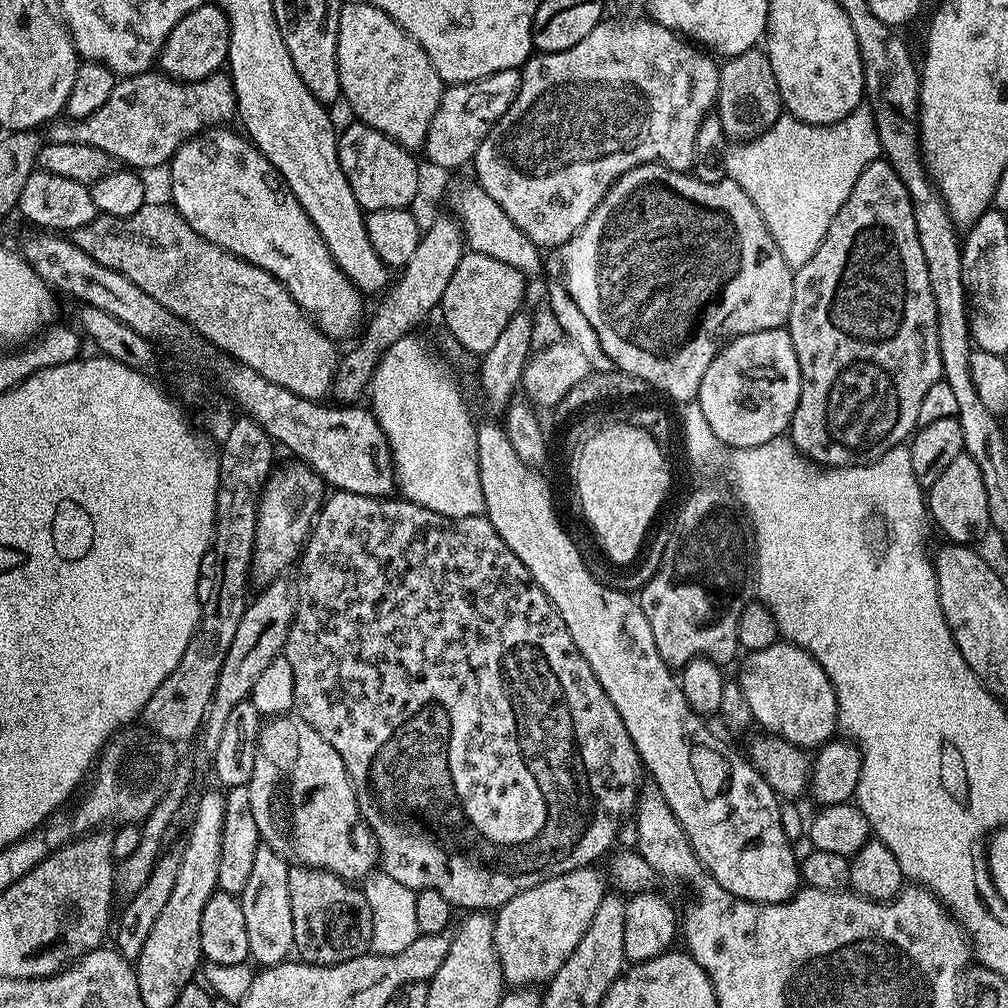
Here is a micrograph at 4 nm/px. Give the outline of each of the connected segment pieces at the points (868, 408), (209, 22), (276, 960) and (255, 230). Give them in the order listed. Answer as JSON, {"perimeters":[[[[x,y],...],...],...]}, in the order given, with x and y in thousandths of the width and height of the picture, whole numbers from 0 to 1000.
{"perimeters":[[[[868,159],[859,165],[859,169],[855,169],[851,181],[847,181],[847,188],[843,188],[843,196],[839,196],[839,200],[835,200],[835,208],[827,212],[827,220],[823,220],[823,228],[819,228],[815,244],[808,248],[808,256],[804,256],[800,264],[789,267],[786,279],[788,300],[784,304],[780,324],[788,339],[788,351],[792,351],[794,364],[794,394],[784,422],[786,440],[807,460],[819,464],[865,460],[884,444],[894,443],[910,428],[911,402],[919,392],[919,387],[923,387],[923,383],[927,383],[927,379],[934,377],[937,371],[935,347],[931,343],[931,312],[927,292],[923,288],[919,256],[915,256],[915,244],[911,240],[911,224],[907,224],[907,204],[903,200],[903,192],[899,192],[899,185],[895,185],[895,177],[887,173],[880,159]]],[[[203,2],[188,10],[188,14],[169,30],[157,57],[157,67],[173,79],[202,79],[205,75],[215,74],[223,66],[225,59],[226,19],[213,2]]],[[[259,839],[256,847],[252,847],[248,872],[238,884],[236,892],[240,908],[244,911],[246,946],[251,957],[271,960],[273,956],[283,955],[291,947],[292,915],[288,911],[287,860],[286,854],[281,853],[272,843]]],[[[206,127],[184,139],[171,154],[171,205],[200,236],[272,272],[288,288],[292,300],[328,337],[337,339],[340,333],[352,334],[362,316],[362,295],[339,272],[319,232],[315,232],[274,166],[245,134],[228,128]]]]}

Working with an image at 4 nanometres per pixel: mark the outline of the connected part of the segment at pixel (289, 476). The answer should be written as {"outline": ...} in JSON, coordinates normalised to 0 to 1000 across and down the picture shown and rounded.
{"outline":[[[301,458],[290,459],[294,460],[282,460],[279,464],[277,461],[268,469],[256,498],[248,575],[258,585],[279,574],[282,566],[297,557],[306,539],[306,529],[323,495],[323,481],[317,471]]]}

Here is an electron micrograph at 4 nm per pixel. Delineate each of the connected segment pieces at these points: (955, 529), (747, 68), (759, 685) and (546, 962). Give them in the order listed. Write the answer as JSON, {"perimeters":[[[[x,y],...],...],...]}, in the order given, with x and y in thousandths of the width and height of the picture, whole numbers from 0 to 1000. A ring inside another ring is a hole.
{"perimeters":[[[[953,450],[931,470],[931,478],[927,478],[919,492],[922,511],[926,519],[931,520],[939,537],[947,540],[968,540],[982,526],[981,492],[978,478],[974,478],[974,466],[970,466],[970,458],[958,450]]],[[[751,46],[731,56],[723,56],[714,63],[714,84],[708,114],[716,117],[716,129],[726,141],[746,139],[756,134],[776,114],[776,100],[772,81],[768,77],[768,65],[764,65],[764,58],[757,47]]],[[[771,637],[760,641],[760,645],[741,648],[737,653],[738,656],[733,656],[735,659],[732,677],[736,681],[736,688],[740,688],[740,697],[744,700],[747,715],[751,719],[755,718],[759,727],[774,730],[780,736],[799,744],[809,744],[830,729],[829,686],[823,673],[819,673],[819,665],[812,661],[812,657],[803,647],[790,639]]],[[[591,859],[570,861],[567,865],[551,869],[534,879],[526,879],[526,883],[518,883],[518,887],[506,891],[506,895],[494,902],[488,926],[501,977],[509,981],[540,978],[550,970],[550,966],[554,966],[554,962],[558,962],[558,954],[562,954],[562,950],[569,946],[569,938],[577,935],[577,927],[581,927],[581,922],[585,920],[585,911],[589,911],[589,906],[593,904],[593,899],[597,899],[597,891],[601,888],[601,869],[593,862]]]]}

